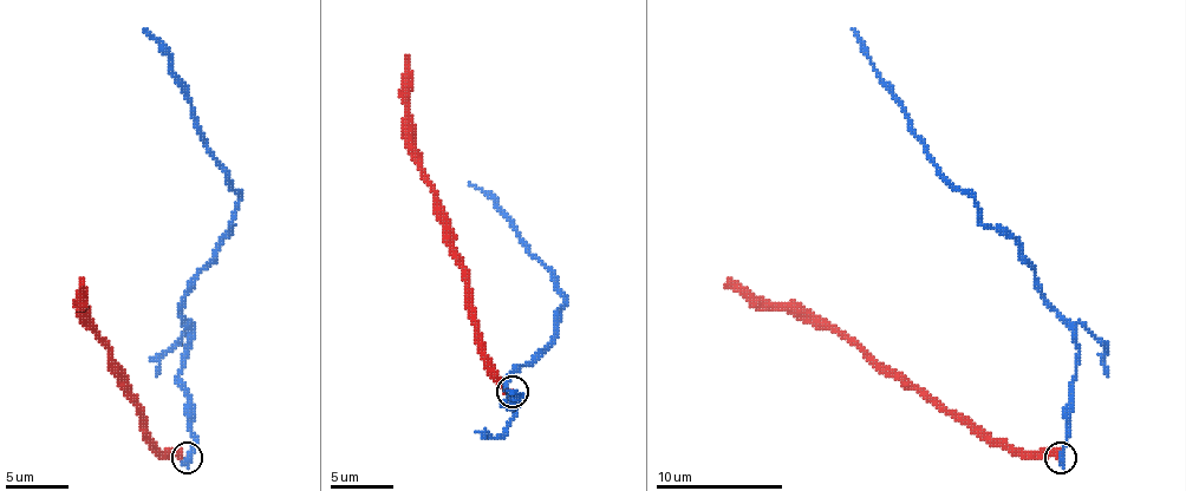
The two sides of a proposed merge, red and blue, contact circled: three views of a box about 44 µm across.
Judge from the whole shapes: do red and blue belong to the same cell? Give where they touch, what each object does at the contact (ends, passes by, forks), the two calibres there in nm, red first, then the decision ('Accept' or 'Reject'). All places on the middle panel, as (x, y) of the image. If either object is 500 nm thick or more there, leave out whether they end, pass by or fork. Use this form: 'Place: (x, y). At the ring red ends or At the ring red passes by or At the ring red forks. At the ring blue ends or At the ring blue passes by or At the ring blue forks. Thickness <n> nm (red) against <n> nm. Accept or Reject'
Place: (513, 391). At the ring red ends. At the ring blue ends. Thickness 200 nm (red) against 320 nm. Reject

